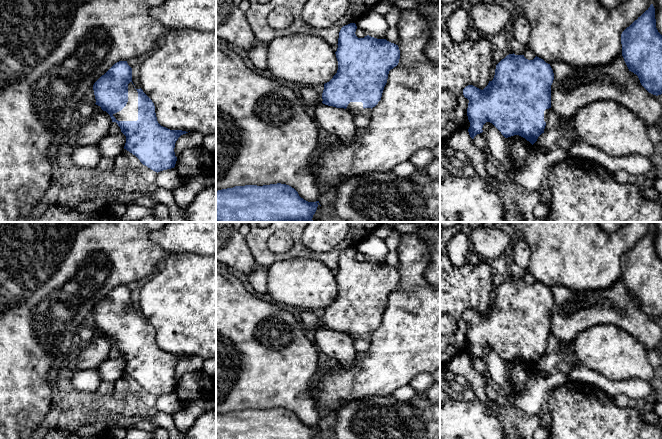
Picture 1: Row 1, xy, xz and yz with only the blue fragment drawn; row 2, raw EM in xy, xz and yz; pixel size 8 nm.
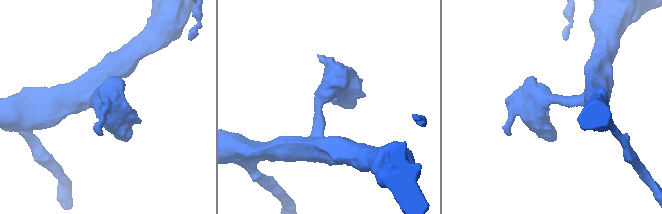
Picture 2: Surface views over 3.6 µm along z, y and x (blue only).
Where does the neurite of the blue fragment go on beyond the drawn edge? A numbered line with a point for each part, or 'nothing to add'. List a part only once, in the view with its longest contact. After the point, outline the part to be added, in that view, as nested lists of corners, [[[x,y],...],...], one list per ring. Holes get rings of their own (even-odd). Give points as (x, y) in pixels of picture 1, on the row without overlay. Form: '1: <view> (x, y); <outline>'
1: xy (130, 336); [[[132,306],[128,308],[128,326],[119,336],[113,338],[118,345],[138,344],[138,316]]]

